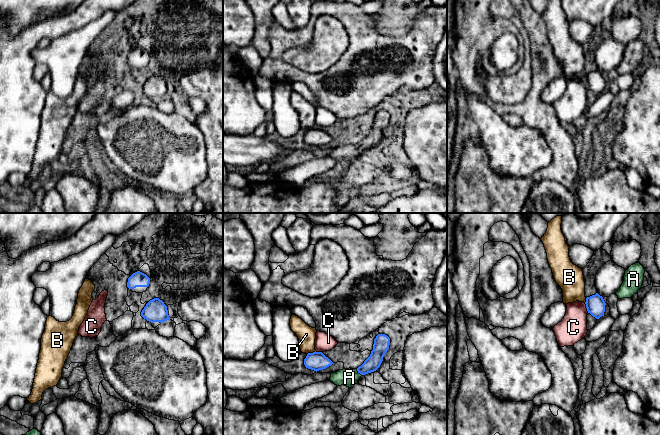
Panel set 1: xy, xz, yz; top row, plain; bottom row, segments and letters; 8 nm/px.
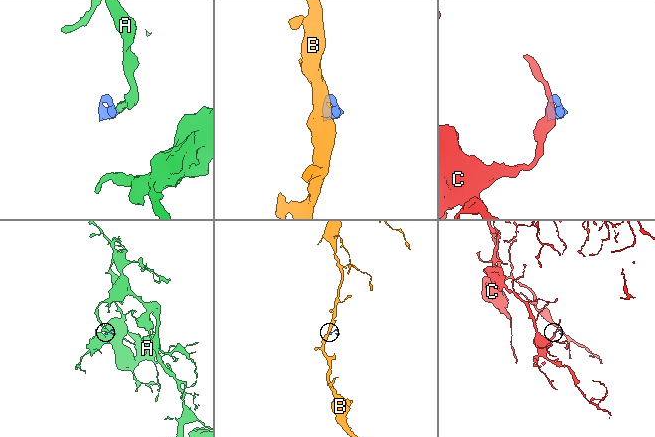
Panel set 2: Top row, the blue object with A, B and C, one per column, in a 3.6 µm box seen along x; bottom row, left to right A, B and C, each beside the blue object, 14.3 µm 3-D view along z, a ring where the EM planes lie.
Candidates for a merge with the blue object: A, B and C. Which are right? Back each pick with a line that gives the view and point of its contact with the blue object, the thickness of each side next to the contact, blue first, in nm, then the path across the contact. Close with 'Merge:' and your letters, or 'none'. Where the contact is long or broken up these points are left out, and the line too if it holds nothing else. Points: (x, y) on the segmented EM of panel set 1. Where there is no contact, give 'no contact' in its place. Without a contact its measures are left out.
A: xz (358, 372) | 120/140 nm | across xz (372, 363), (358, 372), (349, 377)
Merge: A

